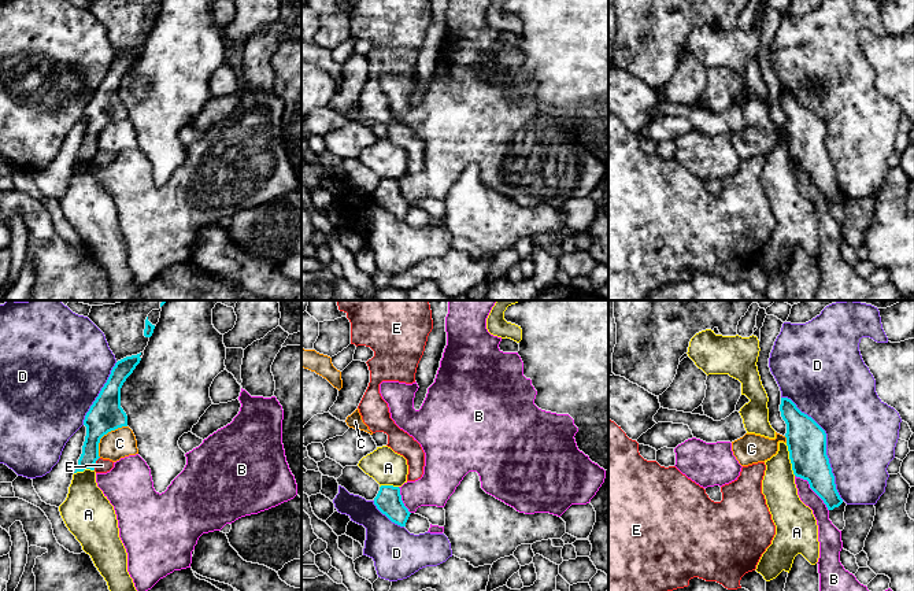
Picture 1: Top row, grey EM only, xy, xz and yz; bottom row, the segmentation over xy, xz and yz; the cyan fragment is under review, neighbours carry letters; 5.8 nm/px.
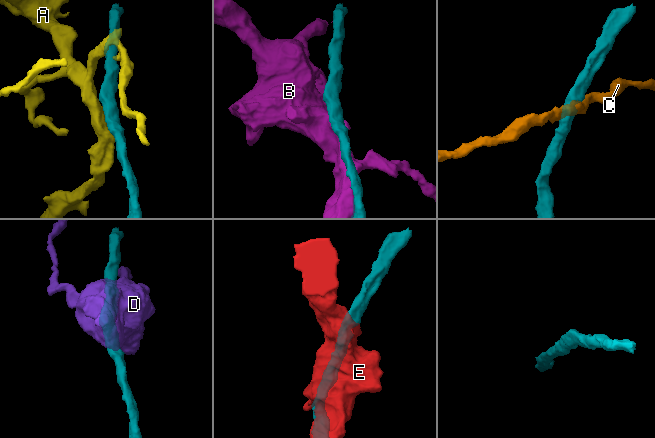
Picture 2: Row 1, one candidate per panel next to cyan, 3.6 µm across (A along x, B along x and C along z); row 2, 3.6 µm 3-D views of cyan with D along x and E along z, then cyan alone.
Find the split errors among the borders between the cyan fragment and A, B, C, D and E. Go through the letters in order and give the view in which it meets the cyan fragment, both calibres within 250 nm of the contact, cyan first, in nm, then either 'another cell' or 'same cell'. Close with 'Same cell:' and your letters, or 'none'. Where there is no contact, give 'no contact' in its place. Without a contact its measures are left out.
A: yz | 240/200 nm | another cell
B: yz | 220/100 nm | another cell
C: xy | 200/170 nm | another cell
D: yz | 240/420 nm | another cell
E: xy | 170/80 nm | another cell
Same cell: none

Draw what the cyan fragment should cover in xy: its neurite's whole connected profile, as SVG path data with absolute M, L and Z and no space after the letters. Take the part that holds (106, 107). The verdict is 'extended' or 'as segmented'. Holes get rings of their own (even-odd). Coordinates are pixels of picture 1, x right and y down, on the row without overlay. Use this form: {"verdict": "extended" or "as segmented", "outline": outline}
{"verdict": "as segmented", "outline": "M141 45L126 49L115 56L107 75L86 106L84 112L86 129L74 166L84 165L85 162L95 163L95 156L100 151L100 132L111 123L127 119L127 108L121 100L121 81L140 56L140 48Z"}

